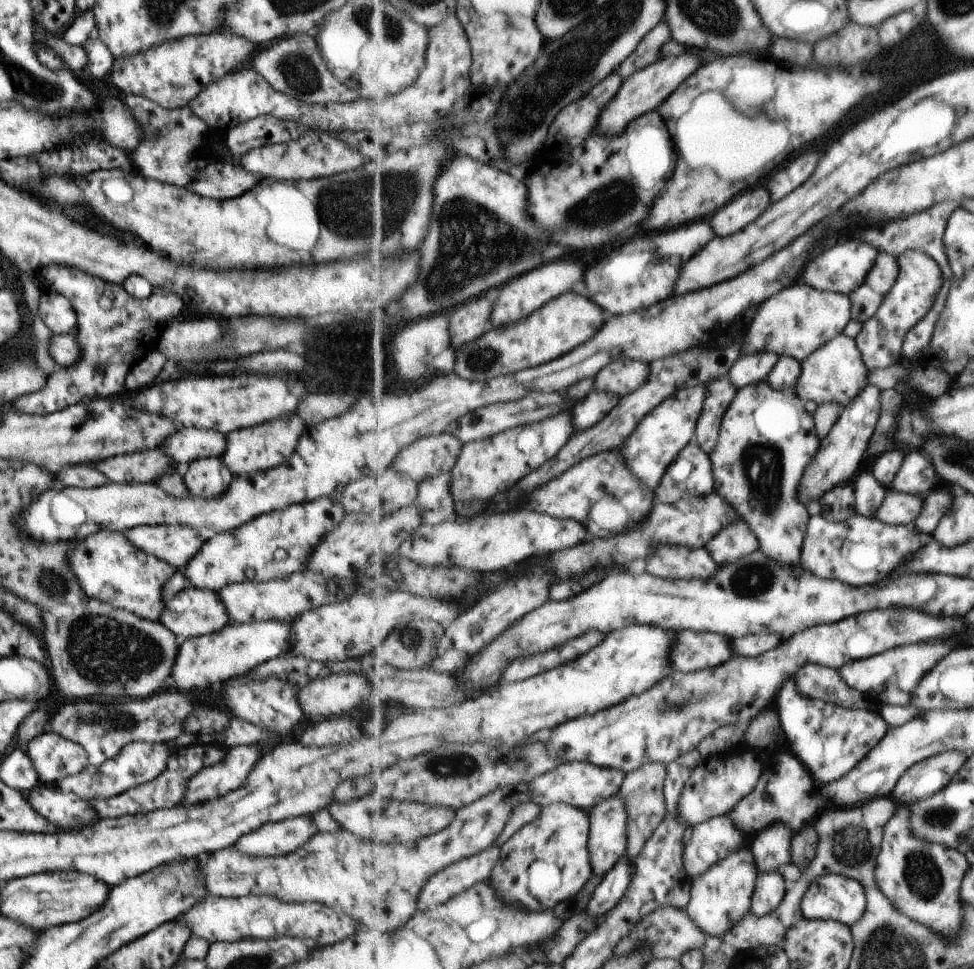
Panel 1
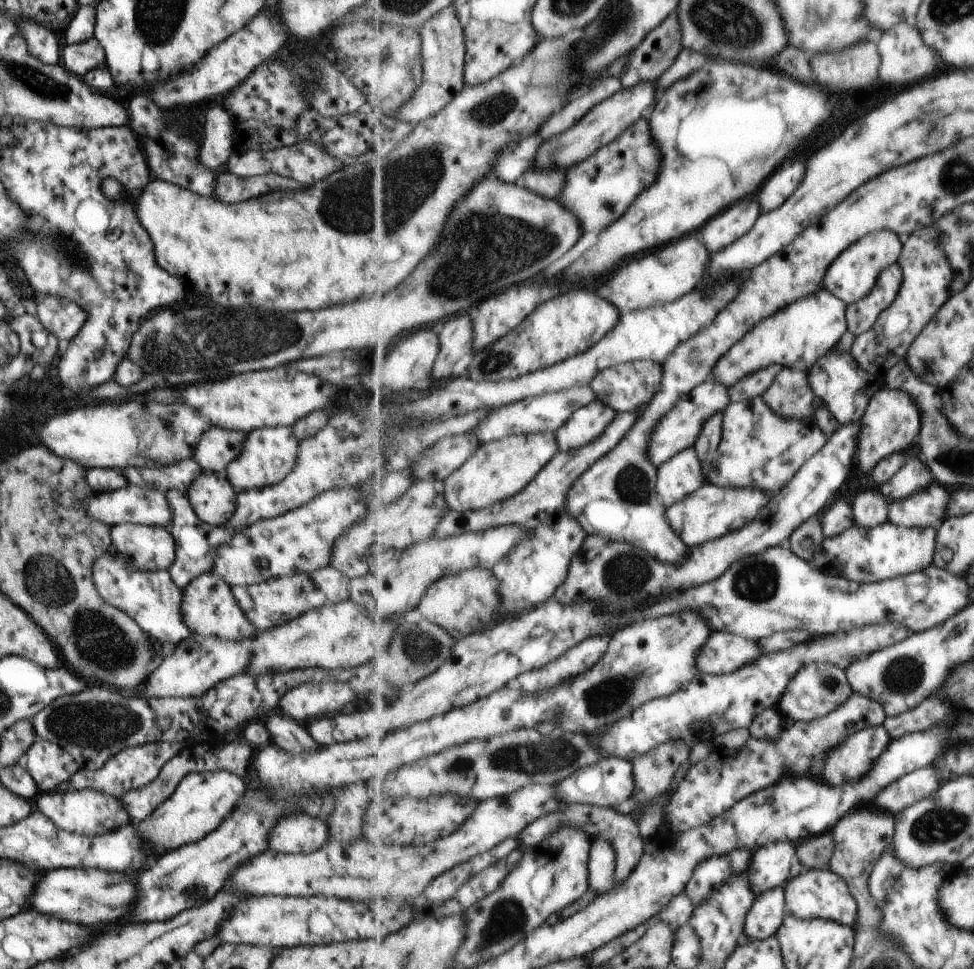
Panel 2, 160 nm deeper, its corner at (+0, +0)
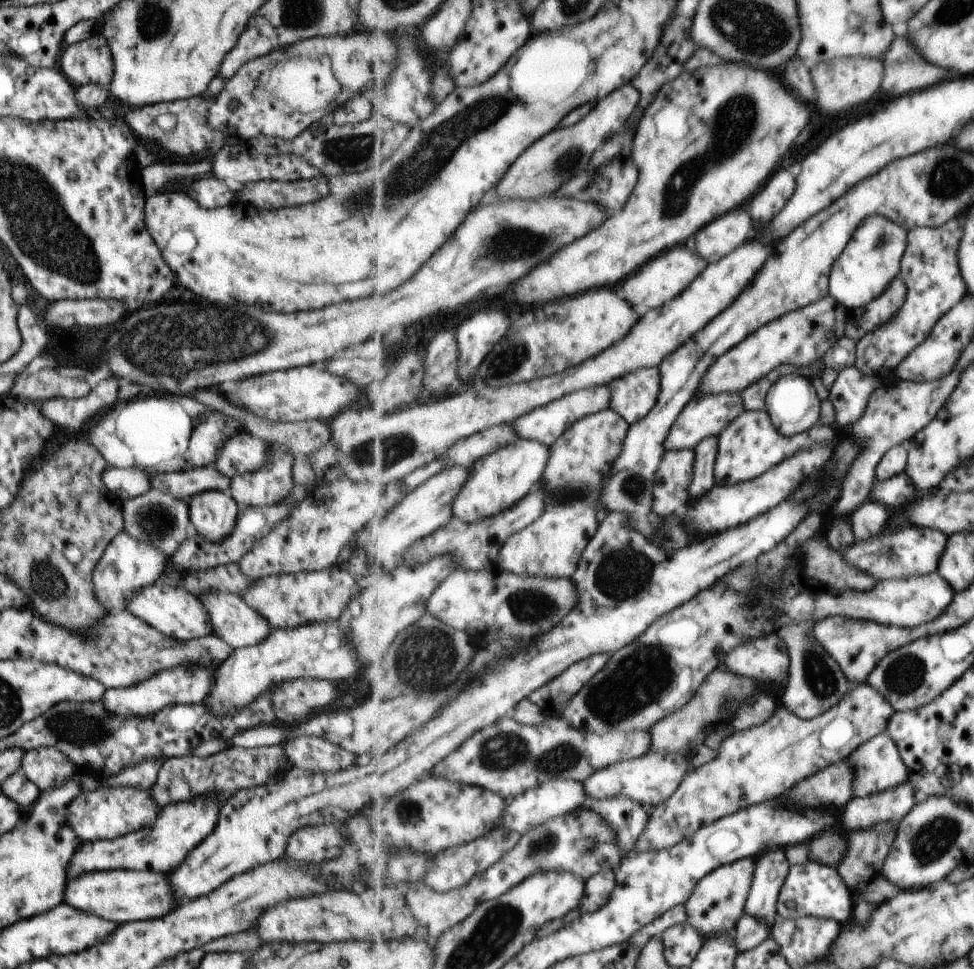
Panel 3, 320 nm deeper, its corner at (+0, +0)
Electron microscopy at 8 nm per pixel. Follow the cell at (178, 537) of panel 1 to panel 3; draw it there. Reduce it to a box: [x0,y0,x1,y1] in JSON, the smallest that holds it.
[92,530,167,612]

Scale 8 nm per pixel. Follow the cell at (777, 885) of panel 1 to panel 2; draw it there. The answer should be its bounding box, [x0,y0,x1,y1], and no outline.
[744,886,787,941]

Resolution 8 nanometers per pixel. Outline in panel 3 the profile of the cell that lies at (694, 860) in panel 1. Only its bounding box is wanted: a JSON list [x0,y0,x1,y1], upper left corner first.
[686,858,756,940]

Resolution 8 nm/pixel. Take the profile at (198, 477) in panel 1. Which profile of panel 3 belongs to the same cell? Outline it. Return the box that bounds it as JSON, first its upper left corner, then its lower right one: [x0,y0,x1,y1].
[188,492,238,543]

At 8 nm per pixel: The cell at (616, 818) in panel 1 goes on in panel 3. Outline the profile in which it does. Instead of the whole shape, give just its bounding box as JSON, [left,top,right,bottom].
[581,870,617,915]

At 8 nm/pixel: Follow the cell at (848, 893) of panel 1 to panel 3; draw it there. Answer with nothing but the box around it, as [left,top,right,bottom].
[778,860,856,926]

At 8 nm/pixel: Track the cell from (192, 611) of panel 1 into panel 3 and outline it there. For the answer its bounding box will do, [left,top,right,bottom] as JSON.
[197,591,270,649]

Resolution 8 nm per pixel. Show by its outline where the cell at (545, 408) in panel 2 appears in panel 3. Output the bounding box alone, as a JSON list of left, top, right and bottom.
[511,385,611,447]

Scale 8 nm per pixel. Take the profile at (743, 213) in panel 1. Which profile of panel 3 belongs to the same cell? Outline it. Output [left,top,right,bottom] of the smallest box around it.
[695,207,753,262]

